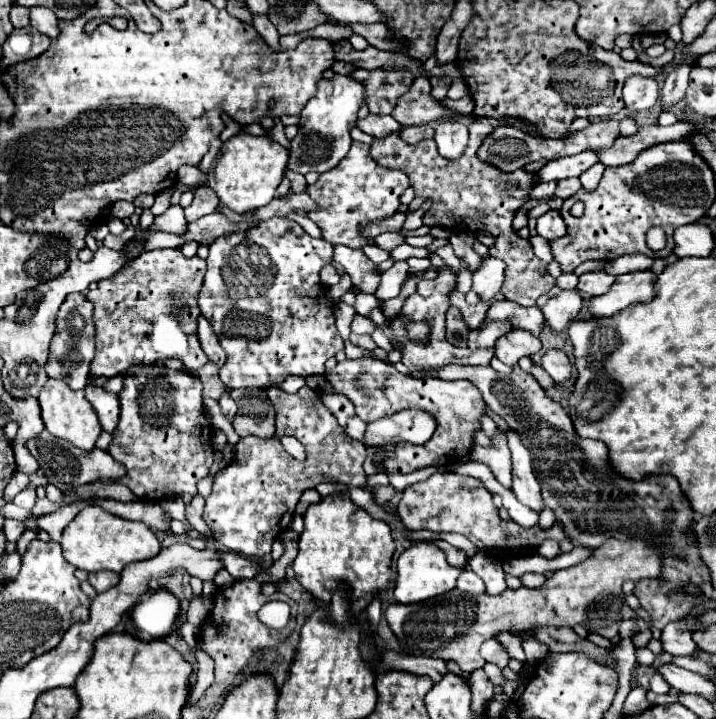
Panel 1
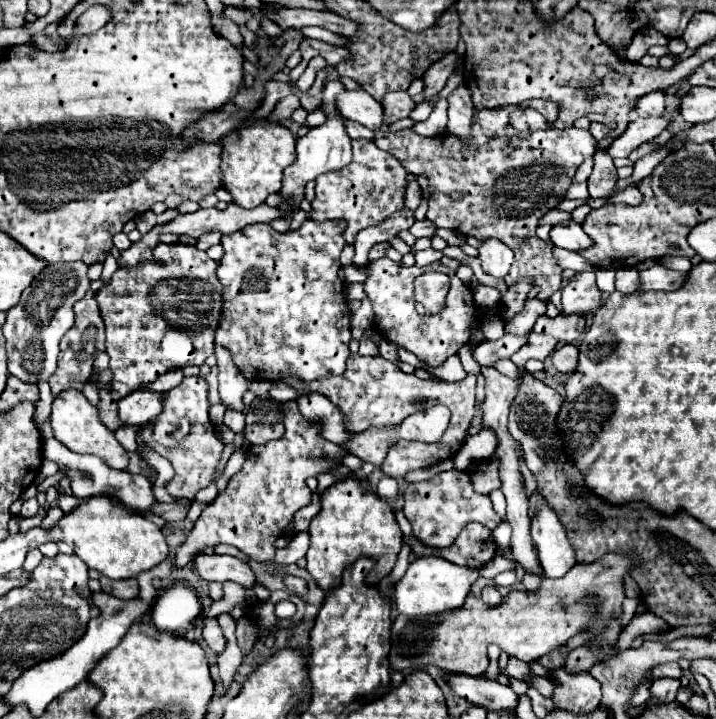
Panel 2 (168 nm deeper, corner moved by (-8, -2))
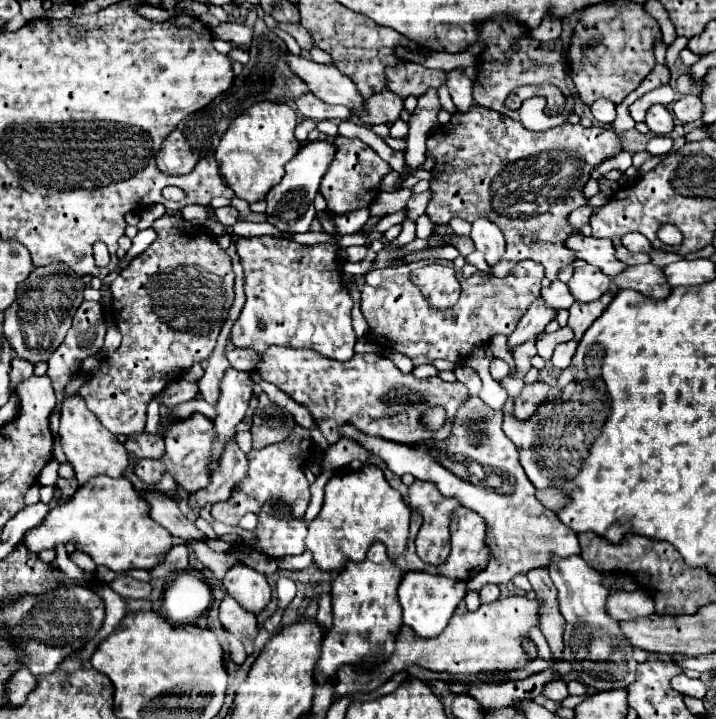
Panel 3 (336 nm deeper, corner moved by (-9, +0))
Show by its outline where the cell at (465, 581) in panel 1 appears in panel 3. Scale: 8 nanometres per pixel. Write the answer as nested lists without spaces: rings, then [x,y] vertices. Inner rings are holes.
[[[486,584],[478,594],[480,594],[480,602],[482,602],[482,604],[490,604],[490,602],[498,600],[500,590],[498,590],[498,586],[494,586],[494,584]]]

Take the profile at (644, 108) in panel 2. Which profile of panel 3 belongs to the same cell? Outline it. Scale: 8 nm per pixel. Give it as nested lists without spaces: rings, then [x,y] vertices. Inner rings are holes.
[[[654,104],[646,114],[646,124],[656,136],[668,136],[674,130],[674,116],[666,106]]]

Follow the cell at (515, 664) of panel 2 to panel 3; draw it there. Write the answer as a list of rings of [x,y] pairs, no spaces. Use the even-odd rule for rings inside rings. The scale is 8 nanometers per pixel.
[[[558,680],[558,682],[550,682],[546,684],[544,692],[542,692],[546,698],[550,700],[556,700],[556,702],[562,702],[566,696],[568,696],[568,688],[566,688],[566,682]]]

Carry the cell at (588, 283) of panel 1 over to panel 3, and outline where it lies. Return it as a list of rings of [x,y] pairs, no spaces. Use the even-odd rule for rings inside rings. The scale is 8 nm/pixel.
[[[654,264],[628,266],[622,274],[618,274],[612,280],[620,290],[632,288],[654,300],[664,300],[672,292],[672,286],[668,286],[666,276],[662,274],[662,268],[654,266]]]

